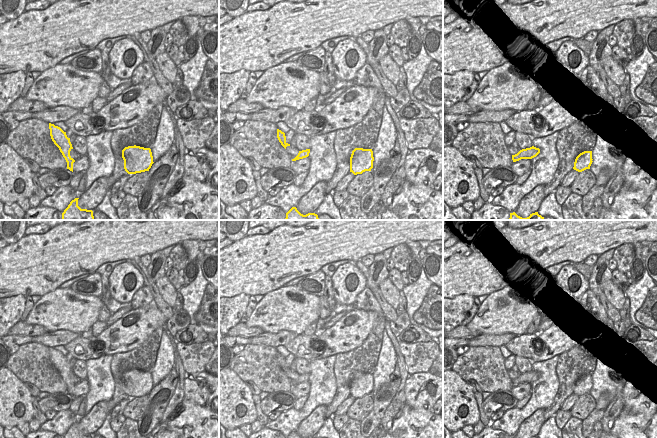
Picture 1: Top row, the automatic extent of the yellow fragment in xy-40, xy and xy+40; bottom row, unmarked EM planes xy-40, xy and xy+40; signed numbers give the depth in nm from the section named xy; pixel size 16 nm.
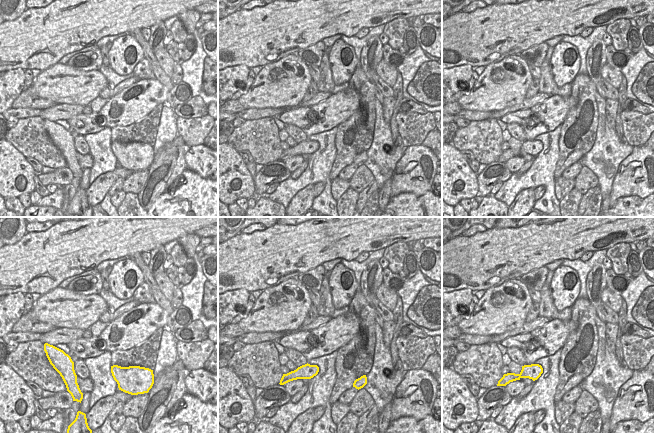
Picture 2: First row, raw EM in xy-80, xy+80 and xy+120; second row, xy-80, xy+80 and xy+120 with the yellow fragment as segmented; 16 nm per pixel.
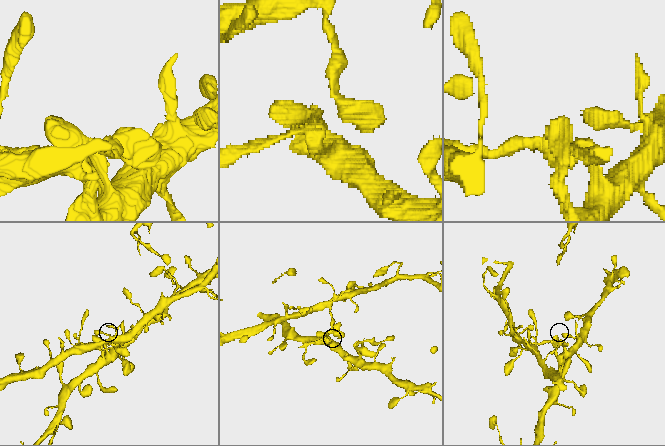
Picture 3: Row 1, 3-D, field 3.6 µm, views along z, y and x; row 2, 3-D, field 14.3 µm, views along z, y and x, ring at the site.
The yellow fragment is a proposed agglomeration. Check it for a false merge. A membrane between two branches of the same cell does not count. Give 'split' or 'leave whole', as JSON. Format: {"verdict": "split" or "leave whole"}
{"verdict": "leave whole"}

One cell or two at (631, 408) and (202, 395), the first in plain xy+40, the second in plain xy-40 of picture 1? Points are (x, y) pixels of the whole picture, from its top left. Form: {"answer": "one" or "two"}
{"answer": "one"}

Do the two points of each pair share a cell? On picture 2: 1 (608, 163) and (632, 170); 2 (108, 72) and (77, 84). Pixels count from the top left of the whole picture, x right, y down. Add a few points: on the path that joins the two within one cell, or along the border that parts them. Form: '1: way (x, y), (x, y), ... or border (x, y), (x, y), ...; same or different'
1: border (632, 147), (632, 151), (620, 163), (611, 188); different
2: border (98, 70), (105, 77), (108, 85); different

